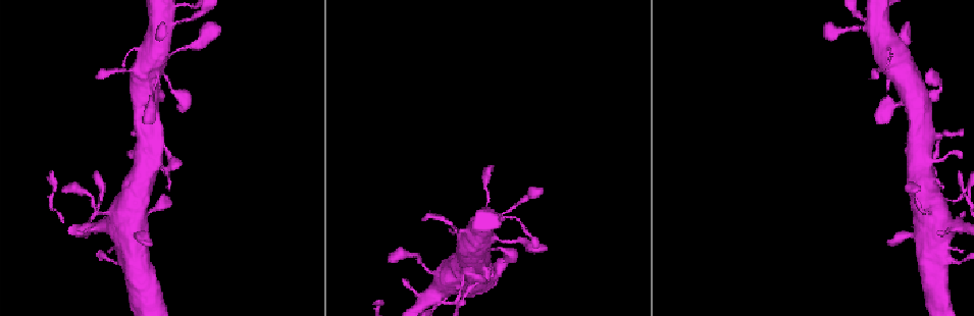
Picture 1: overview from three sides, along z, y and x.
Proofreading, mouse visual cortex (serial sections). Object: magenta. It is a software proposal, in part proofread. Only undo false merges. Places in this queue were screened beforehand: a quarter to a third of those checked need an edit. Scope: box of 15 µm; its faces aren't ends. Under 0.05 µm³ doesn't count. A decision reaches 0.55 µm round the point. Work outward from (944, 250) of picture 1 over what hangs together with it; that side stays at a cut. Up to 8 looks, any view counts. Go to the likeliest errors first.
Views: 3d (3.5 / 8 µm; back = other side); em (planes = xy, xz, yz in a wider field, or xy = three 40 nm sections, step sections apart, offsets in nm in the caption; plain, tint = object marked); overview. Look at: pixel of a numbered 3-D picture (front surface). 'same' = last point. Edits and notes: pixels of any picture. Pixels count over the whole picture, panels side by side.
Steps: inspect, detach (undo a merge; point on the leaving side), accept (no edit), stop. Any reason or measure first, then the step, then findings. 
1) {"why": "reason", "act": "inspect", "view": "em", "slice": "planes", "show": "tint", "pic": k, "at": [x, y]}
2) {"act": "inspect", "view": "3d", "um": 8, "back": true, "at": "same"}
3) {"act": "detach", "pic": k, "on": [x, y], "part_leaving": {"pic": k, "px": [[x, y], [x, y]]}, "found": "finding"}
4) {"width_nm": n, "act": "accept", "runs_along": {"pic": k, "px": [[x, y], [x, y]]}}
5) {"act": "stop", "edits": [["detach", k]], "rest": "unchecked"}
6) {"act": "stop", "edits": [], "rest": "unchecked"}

{"why": "thin neck", "act": "inspect", "view": "3d", "um": 3.5, "pic": 1, "at": [953, 202]}

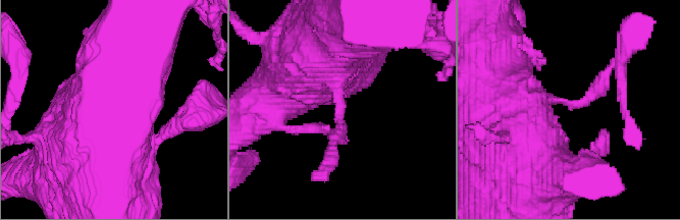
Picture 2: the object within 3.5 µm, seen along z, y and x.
{"act": "inspect", "view": "em", "slice": "planes", "show": "tint", "pic": 2, "at": [561, 101]}

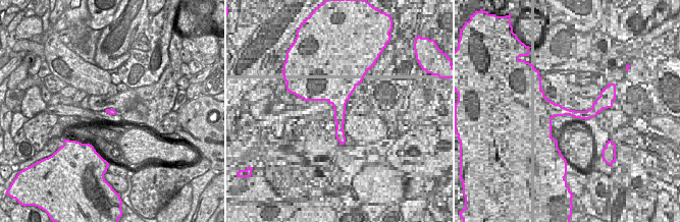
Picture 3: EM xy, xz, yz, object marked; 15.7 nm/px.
{"why": "another direction", "act": "inspect", "view": "em", "slice": "xy", "step": 3, "show": "tint", "at": "same"}

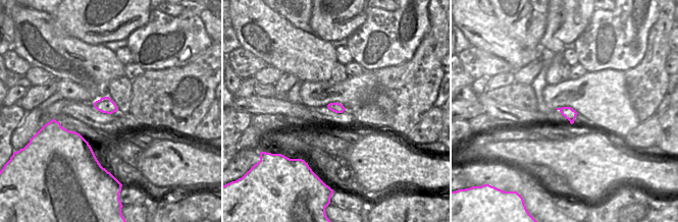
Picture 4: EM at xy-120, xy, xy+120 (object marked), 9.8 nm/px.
{"act": "accept", "runs_along": {"pic": 2, "px": [[509, 126], [534, 99], [581, 105], [613, 64]]}, "found": "all the same cell"}

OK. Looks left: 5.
{"why": "thin neck", "act": "inspect", "view": "em", "slice": "xy", "step": 5, "show": "tint", "pic": 1, "at": [115, 262]}

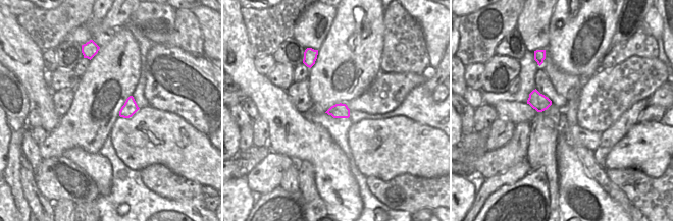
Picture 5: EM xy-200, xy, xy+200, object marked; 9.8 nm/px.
{"why": "wider look", "act": "inspect", "view": "3d", "um": 3.5, "at": "same"}

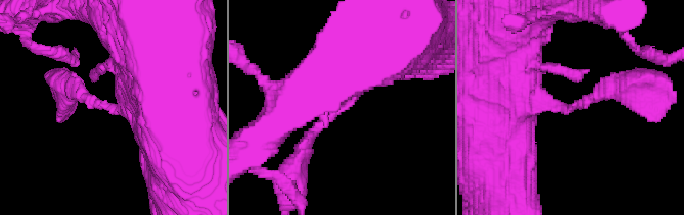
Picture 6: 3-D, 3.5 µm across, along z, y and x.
{"arm_widths_nm": [250, 350], "act": "accept", "runs_along": {"pic": 6, "px": [[369, 61], [297, 161]]}, "found": "all the same cell"}

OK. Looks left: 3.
{"act": "inspect", "view": "3d", "um": 8, "pic": 1, "at": [490, 236]}

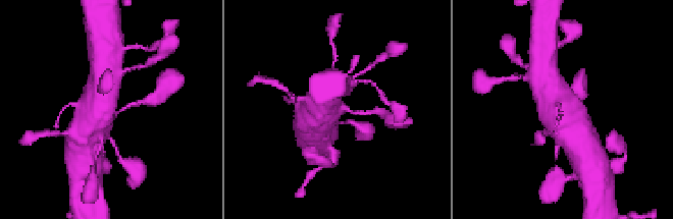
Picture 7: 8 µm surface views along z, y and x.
{"why": "zoom in", "act": "inspect", "view": "3d", "um": 3.5, "pic": 7, "at": [340, 108]}

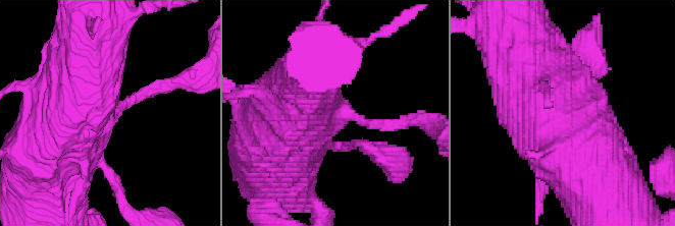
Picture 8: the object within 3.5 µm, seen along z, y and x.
{"act": "accept", "found": "all the same cell"}

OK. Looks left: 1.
{"act": "stop", "edits": [], "rest": "unchecked"}

